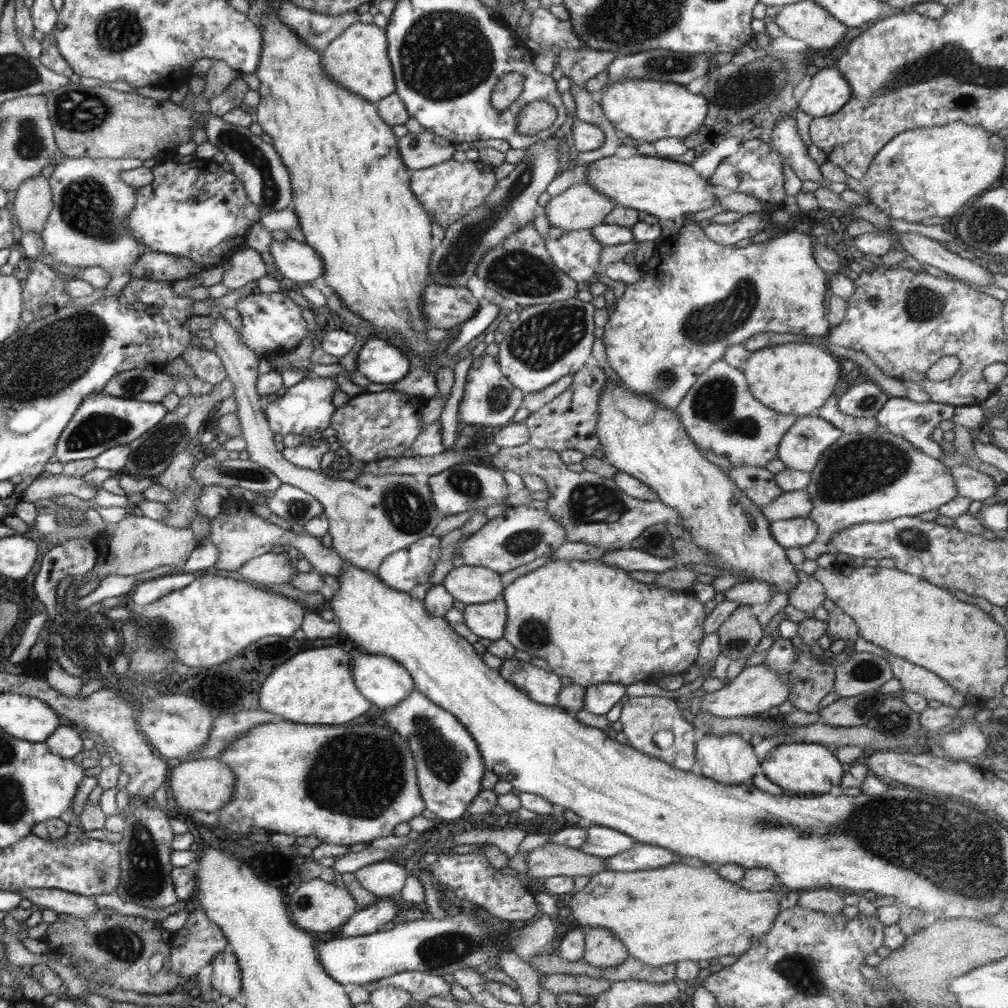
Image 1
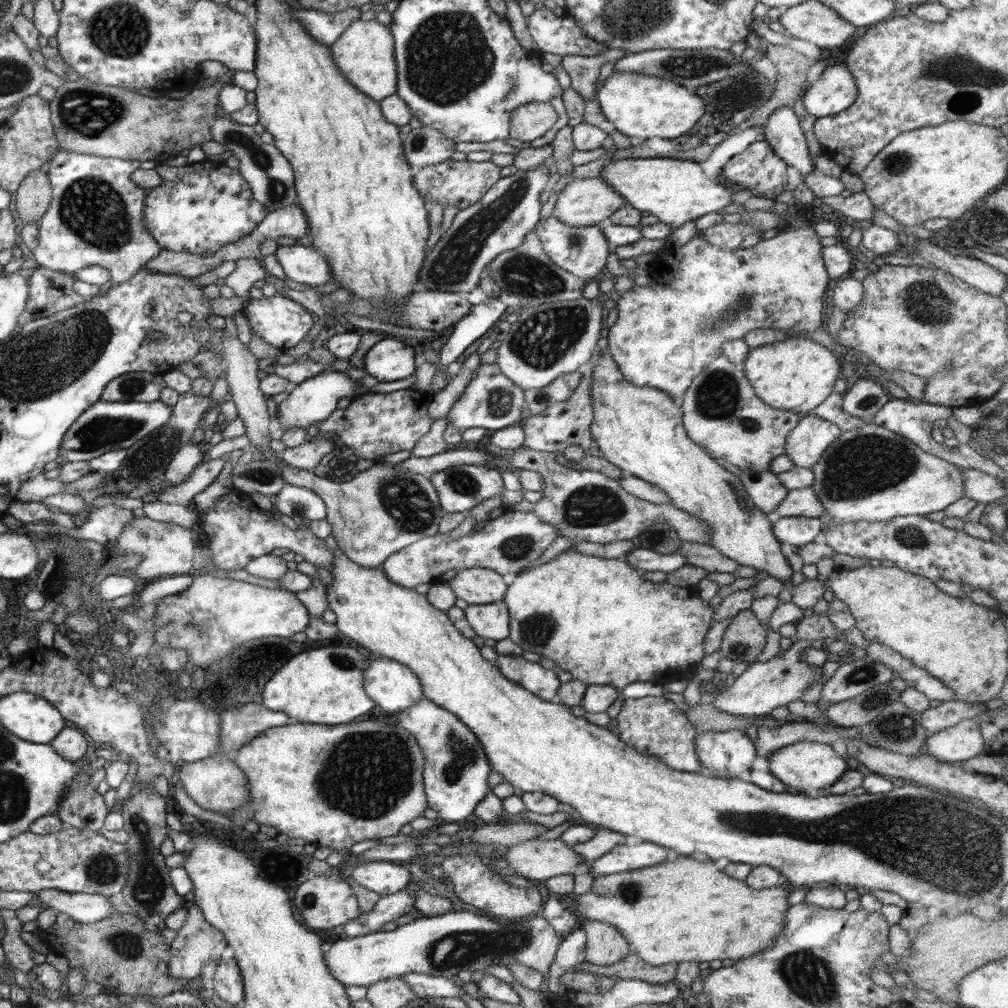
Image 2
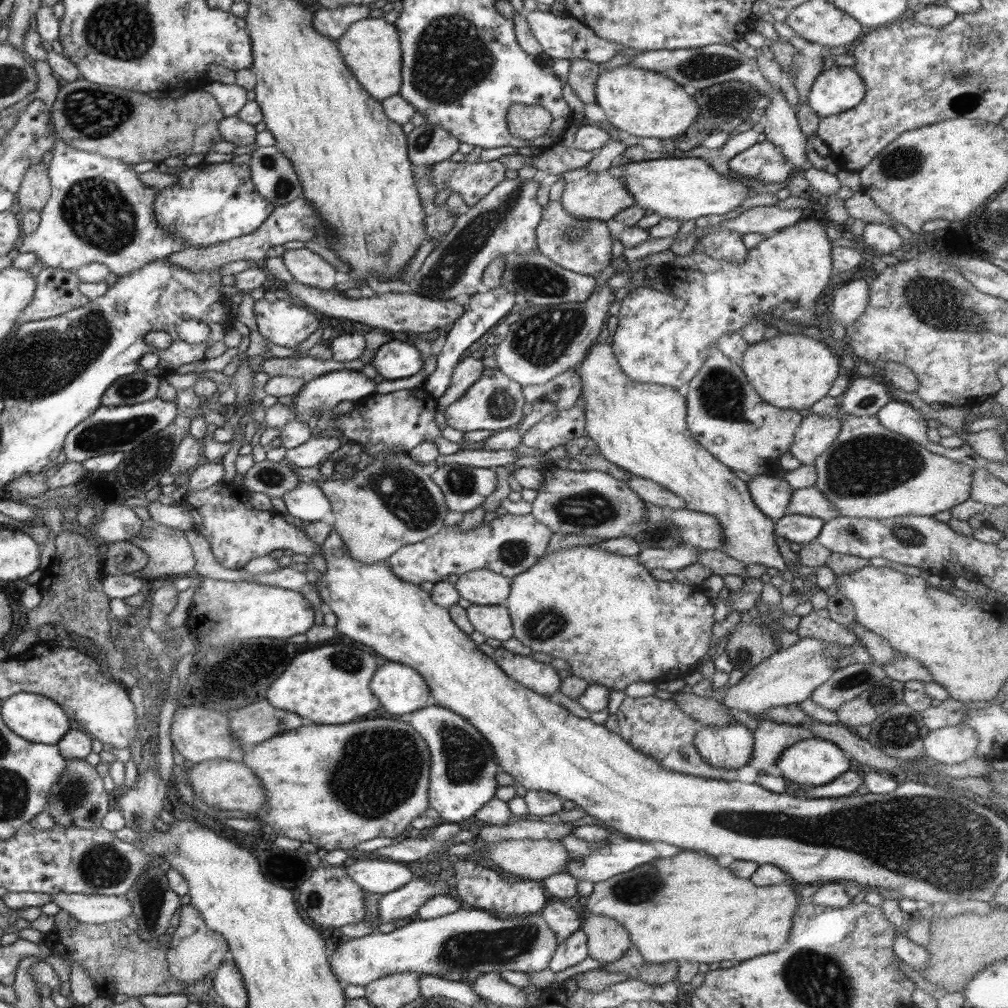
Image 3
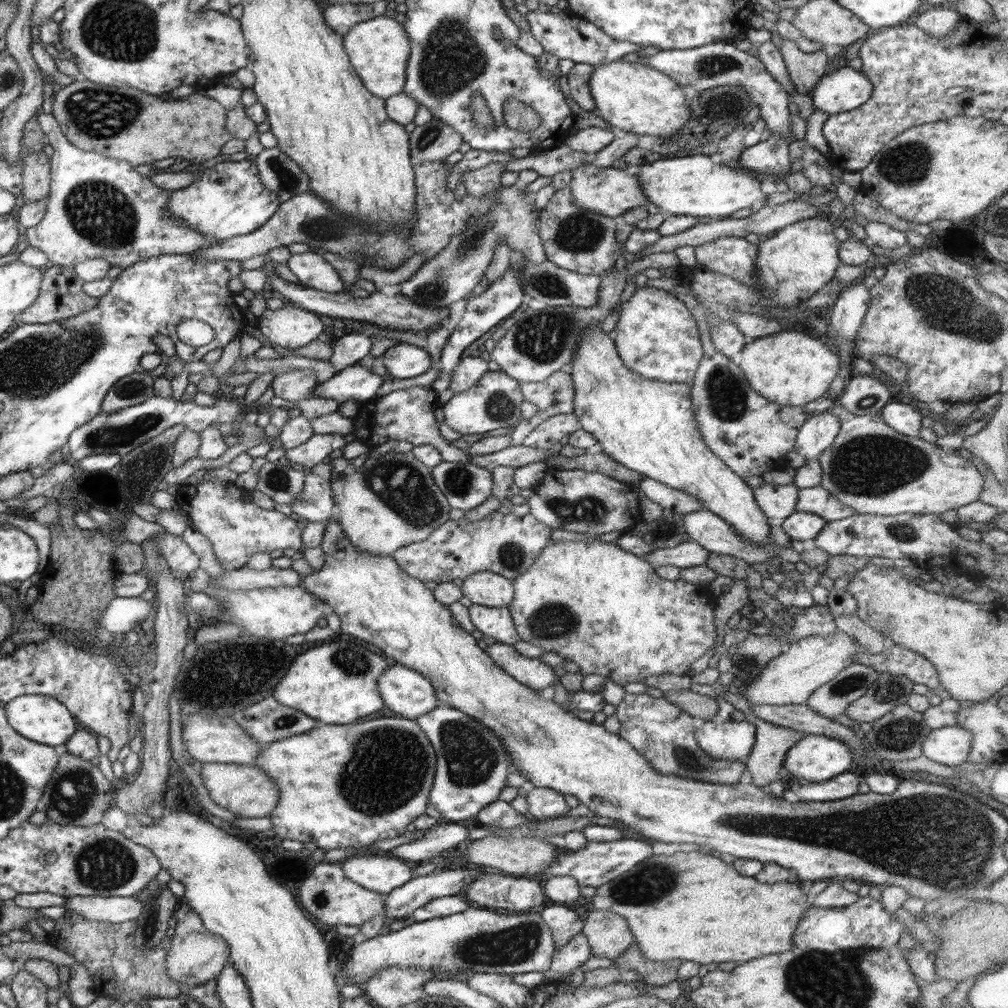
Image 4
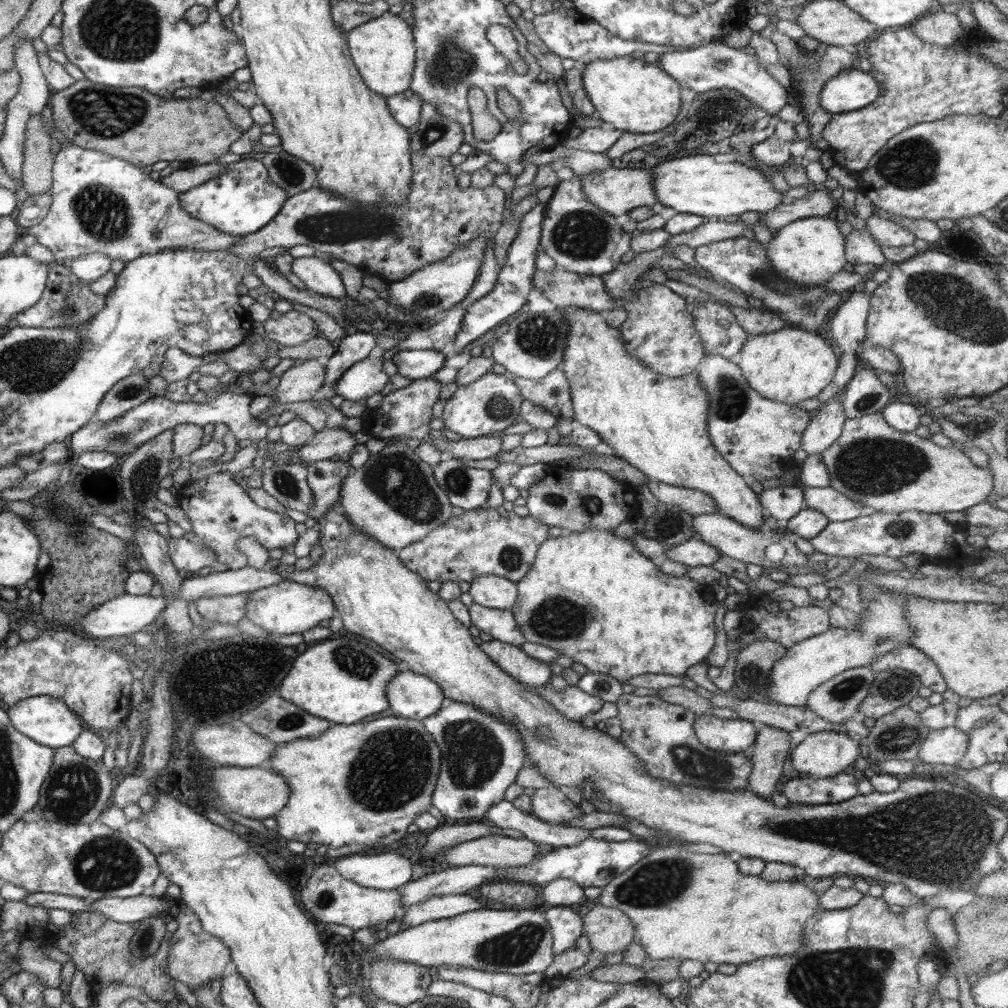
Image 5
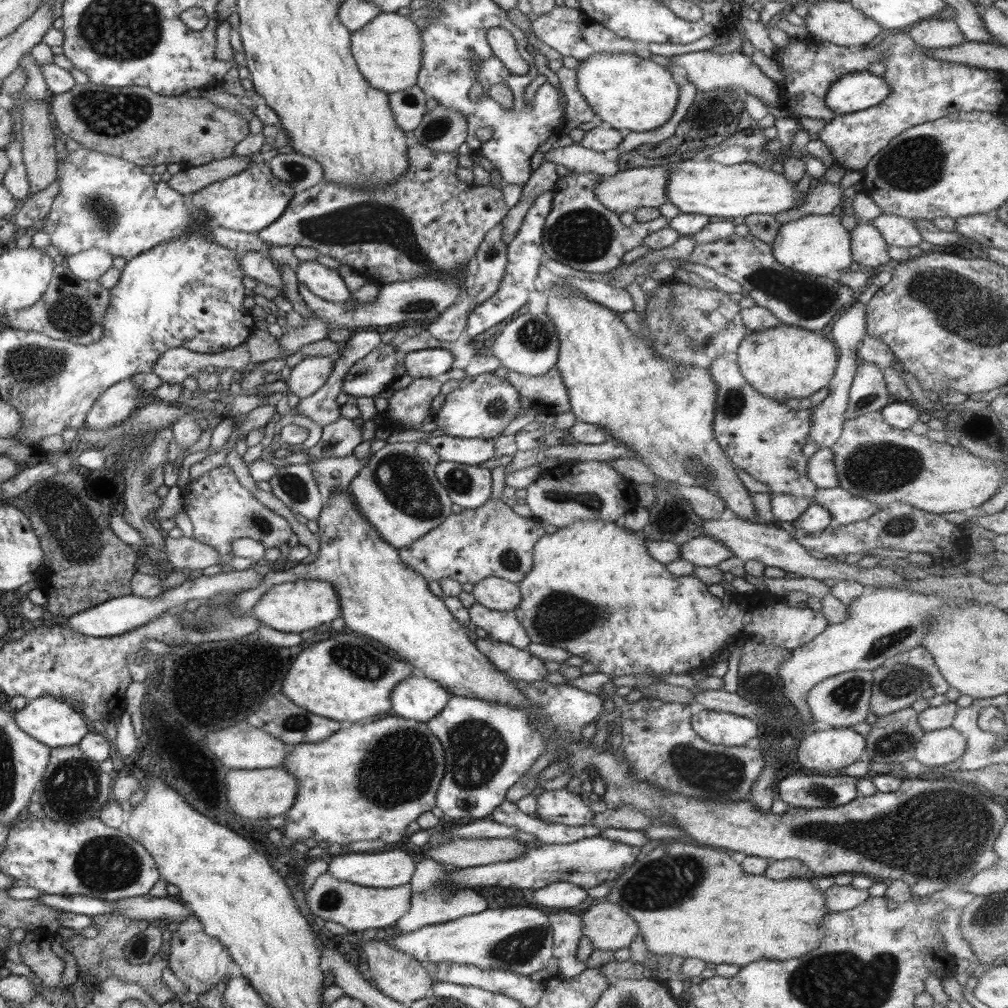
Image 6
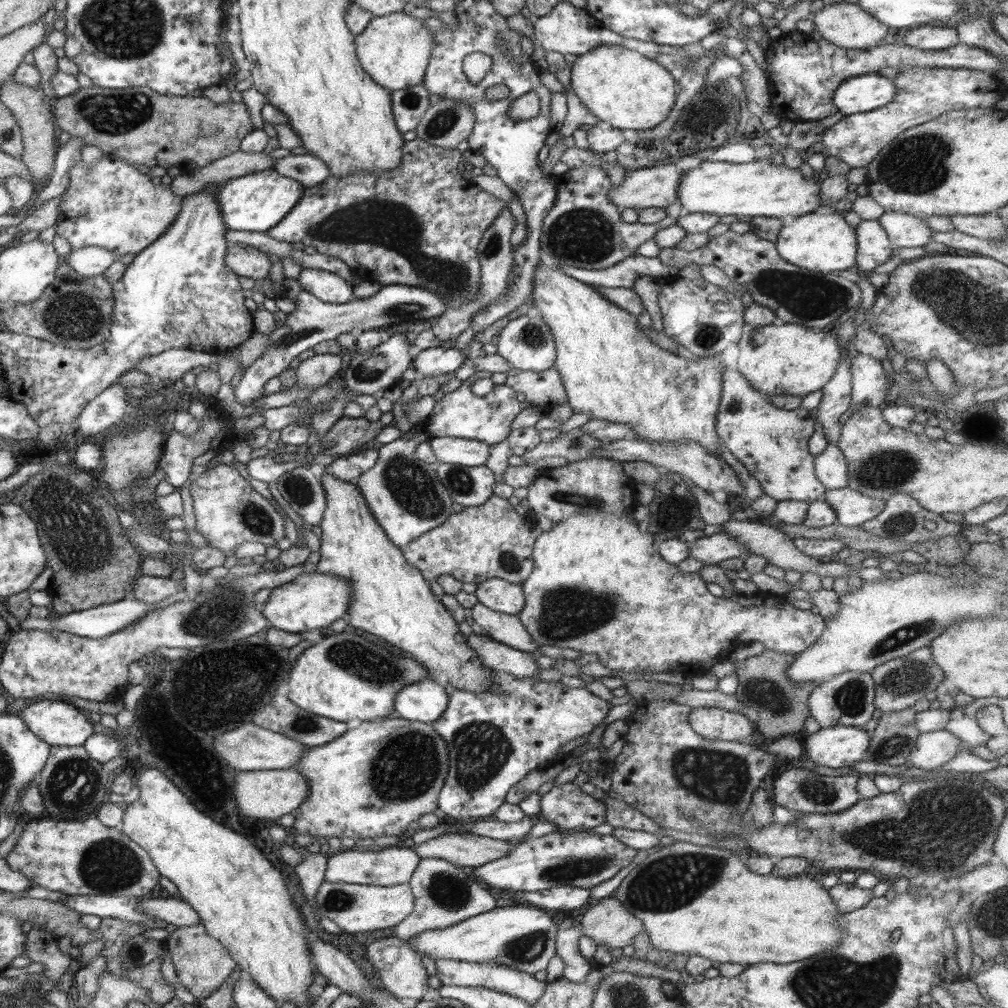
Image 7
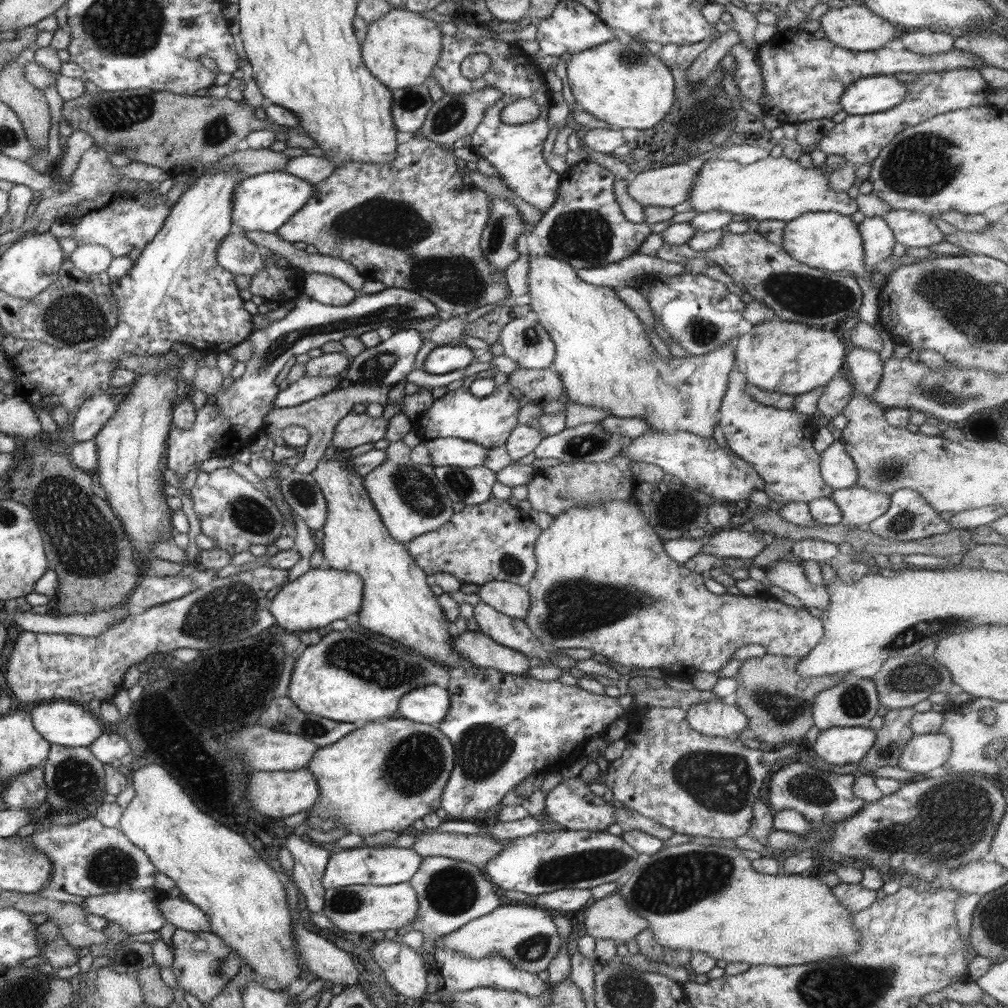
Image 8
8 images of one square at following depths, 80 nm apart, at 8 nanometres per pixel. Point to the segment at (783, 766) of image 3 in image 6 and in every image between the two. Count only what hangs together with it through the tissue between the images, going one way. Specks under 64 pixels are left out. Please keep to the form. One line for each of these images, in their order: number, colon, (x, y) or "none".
4: (814, 758)
5: (823, 754)
6: (825, 751)

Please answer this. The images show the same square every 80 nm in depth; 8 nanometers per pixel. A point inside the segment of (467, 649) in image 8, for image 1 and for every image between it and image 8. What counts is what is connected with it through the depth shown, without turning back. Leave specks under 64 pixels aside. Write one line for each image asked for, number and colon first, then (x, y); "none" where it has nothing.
1: (542, 686)
2: (543, 683)
3: (541, 678)
4: (531, 672)
5: (533, 673)
6: (519, 665)
7: (498, 657)

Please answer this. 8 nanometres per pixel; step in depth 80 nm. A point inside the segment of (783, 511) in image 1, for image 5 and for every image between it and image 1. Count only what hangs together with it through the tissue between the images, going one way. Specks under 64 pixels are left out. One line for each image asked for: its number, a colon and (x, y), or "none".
2: (803, 502)
3: (810, 501)
4: (816, 500)
5: (832, 503)

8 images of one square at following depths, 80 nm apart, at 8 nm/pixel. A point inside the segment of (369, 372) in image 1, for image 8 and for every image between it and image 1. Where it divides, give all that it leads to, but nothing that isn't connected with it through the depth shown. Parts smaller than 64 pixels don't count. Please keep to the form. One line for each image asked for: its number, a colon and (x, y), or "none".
2: (387, 360)
3: (395, 359)
4: (402, 360)
5: (416, 364)
6: (425, 363)
7: (435, 361)
8: (441, 359)

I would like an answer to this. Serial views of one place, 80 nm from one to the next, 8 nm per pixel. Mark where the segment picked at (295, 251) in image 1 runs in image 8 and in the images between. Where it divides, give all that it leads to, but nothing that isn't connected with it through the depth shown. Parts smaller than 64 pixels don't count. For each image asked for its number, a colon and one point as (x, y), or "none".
2: (302, 264)
3: (308, 268)
4: (312, 270)
5: (319, 277)
6: (326, 283)
7: (326, 286)
8: (325, 289)

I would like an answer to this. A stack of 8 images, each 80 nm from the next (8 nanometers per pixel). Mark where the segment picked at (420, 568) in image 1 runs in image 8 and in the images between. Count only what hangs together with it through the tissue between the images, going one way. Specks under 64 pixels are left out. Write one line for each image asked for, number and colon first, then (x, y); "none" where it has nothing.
2: (509, 543)
3: (508, 545)
4: (505, 544)
5: (492, 541)
6: (493, 540)
7: (492, 540)
8: (493, 541)

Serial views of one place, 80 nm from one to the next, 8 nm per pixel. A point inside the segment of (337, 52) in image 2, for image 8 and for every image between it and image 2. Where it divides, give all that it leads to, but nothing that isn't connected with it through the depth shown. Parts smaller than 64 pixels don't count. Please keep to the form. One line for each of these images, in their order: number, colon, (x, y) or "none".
3: (370, 47)
4: (378, 49)
5: (383, 49)
6: (388, 50)
7: (394, 50)
8: (400, 49)

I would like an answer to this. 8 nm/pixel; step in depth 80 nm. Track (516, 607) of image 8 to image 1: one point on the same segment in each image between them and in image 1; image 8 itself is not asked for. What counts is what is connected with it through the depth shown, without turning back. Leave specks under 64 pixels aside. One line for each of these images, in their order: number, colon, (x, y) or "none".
1: (470, 584)
2: (477, 586)
3: (481, 586)
4: (485, 588)
5: (496, 592)
6: (496, 593)
7: (502, 596)

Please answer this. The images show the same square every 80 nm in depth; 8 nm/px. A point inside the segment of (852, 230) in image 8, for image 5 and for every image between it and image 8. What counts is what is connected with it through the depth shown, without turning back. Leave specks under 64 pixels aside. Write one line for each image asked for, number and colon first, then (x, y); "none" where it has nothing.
5: (807, 252)
6: (817, 245)
7: (823, 241)

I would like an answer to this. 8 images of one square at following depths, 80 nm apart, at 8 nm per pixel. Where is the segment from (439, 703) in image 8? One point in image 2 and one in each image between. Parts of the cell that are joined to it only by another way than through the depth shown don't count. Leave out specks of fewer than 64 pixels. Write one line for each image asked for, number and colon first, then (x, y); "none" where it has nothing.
2: (392, 686)
3: (401, 690)
4: (405, 692)
5: (410, 695)
6: (419, 698)
7: (424, 701)

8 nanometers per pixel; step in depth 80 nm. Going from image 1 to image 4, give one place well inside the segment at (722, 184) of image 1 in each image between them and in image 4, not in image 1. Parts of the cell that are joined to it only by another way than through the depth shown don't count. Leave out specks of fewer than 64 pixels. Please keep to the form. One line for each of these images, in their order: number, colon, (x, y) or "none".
2: (758, 169)
3: (763, 162)
4: (770, 157)

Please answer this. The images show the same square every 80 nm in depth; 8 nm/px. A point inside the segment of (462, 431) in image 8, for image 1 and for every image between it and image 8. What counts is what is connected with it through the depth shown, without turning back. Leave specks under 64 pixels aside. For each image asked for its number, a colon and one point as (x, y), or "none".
1: (489, 399)
2: (490, 400)
3: (494, 402)
4: (492, 403)
5: (490, 404)
6: (482, 406)
7: (460, 414)

